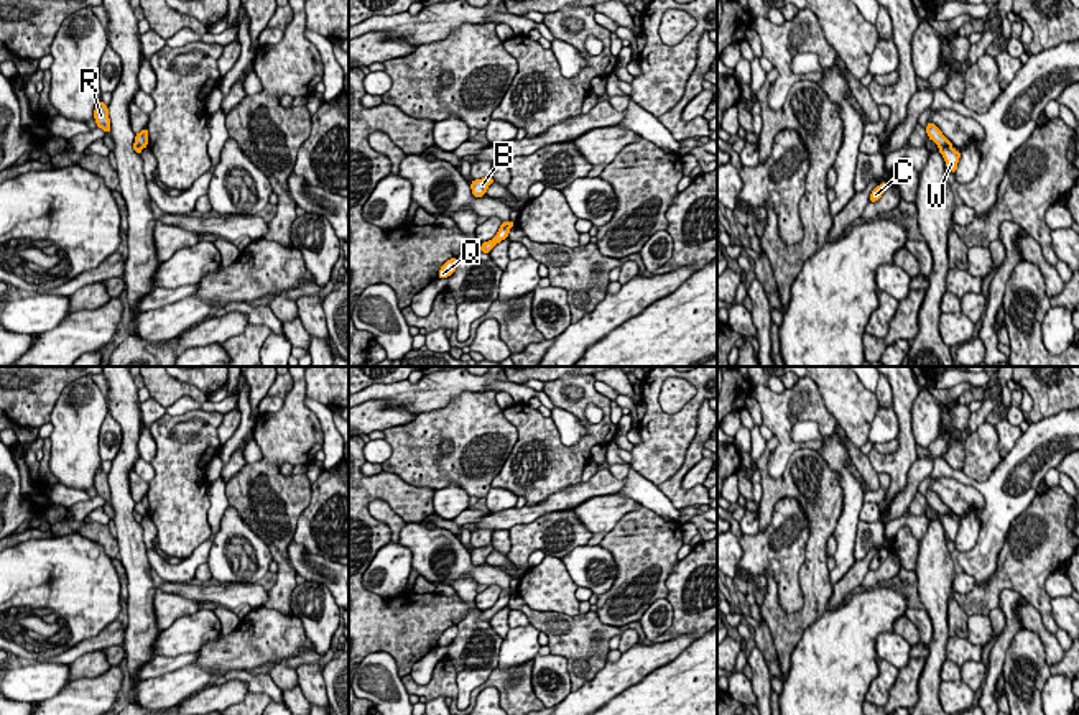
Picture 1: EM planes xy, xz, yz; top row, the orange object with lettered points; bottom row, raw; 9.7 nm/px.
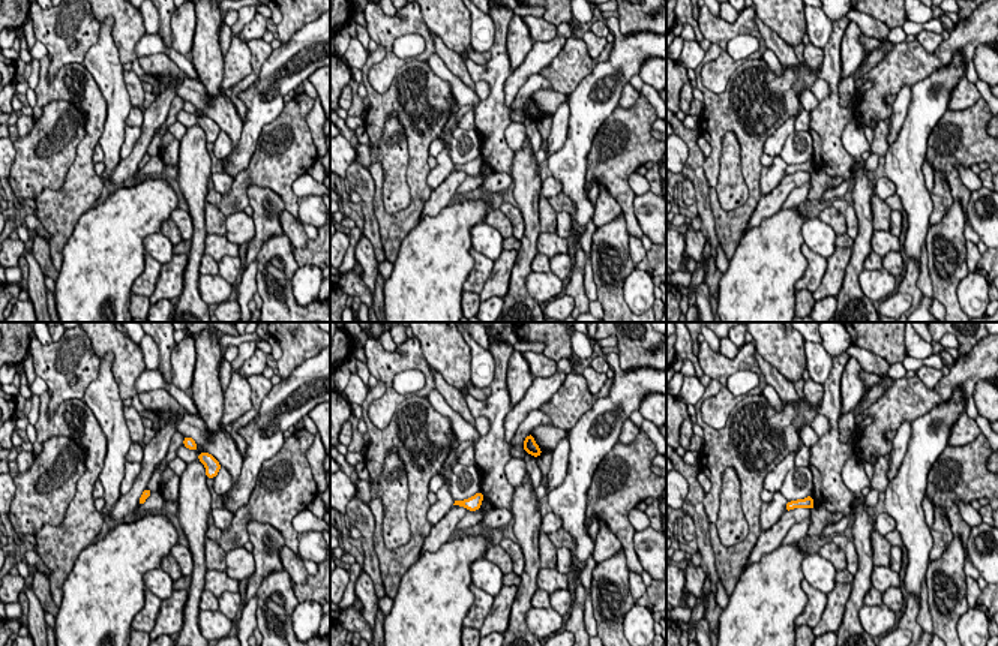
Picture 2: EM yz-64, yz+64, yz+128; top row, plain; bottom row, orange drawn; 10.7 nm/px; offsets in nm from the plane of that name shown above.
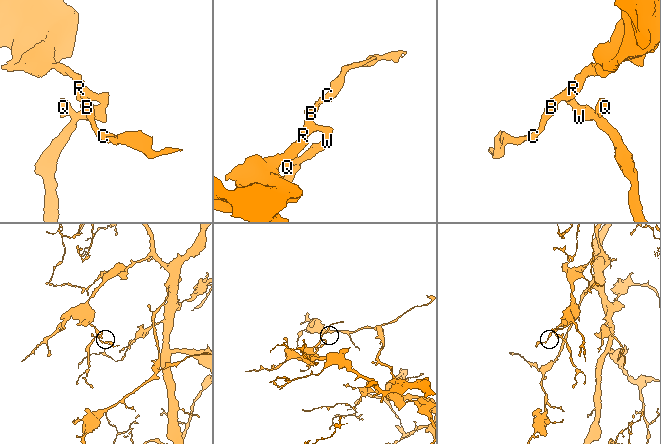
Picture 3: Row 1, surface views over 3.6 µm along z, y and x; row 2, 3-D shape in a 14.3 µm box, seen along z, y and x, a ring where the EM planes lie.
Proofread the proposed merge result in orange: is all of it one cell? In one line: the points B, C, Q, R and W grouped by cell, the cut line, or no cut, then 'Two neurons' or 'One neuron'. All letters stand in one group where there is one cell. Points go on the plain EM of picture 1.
Groups: B C R / Q W. Split along yz (949, 510), (940, 516). Two neurons

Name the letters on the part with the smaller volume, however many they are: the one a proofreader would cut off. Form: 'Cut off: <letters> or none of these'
Cut off: Q, W

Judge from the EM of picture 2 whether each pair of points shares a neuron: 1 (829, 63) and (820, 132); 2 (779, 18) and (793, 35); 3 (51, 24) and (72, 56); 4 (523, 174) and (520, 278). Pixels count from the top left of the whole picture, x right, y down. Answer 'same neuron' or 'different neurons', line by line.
1: same neuron
2: same neuron
3: same neuron
4: same neuron

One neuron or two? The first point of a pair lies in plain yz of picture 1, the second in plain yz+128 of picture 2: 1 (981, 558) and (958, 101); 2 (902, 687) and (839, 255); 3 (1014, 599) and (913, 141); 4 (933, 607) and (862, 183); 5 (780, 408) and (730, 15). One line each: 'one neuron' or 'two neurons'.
1: two neurons
2: one neuron
3: two neurons
4: one neuron
5: two neurons

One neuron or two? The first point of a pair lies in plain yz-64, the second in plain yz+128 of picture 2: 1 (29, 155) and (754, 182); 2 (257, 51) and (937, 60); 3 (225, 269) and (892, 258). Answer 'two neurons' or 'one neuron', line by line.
1: two neurons
2: two neurons
3: one neuron

